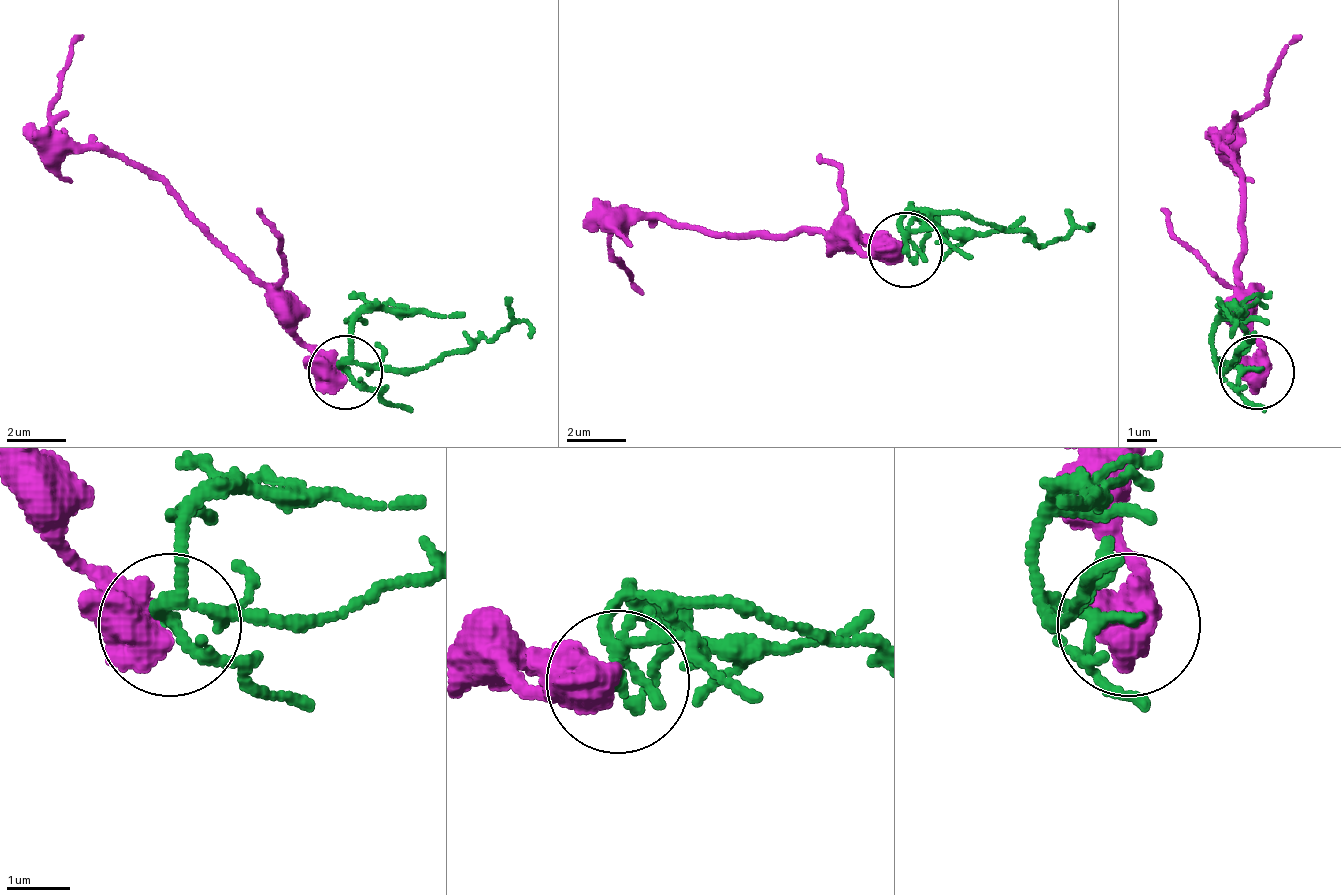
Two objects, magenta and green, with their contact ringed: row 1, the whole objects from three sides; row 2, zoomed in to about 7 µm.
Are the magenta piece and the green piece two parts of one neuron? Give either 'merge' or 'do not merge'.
do not merge

